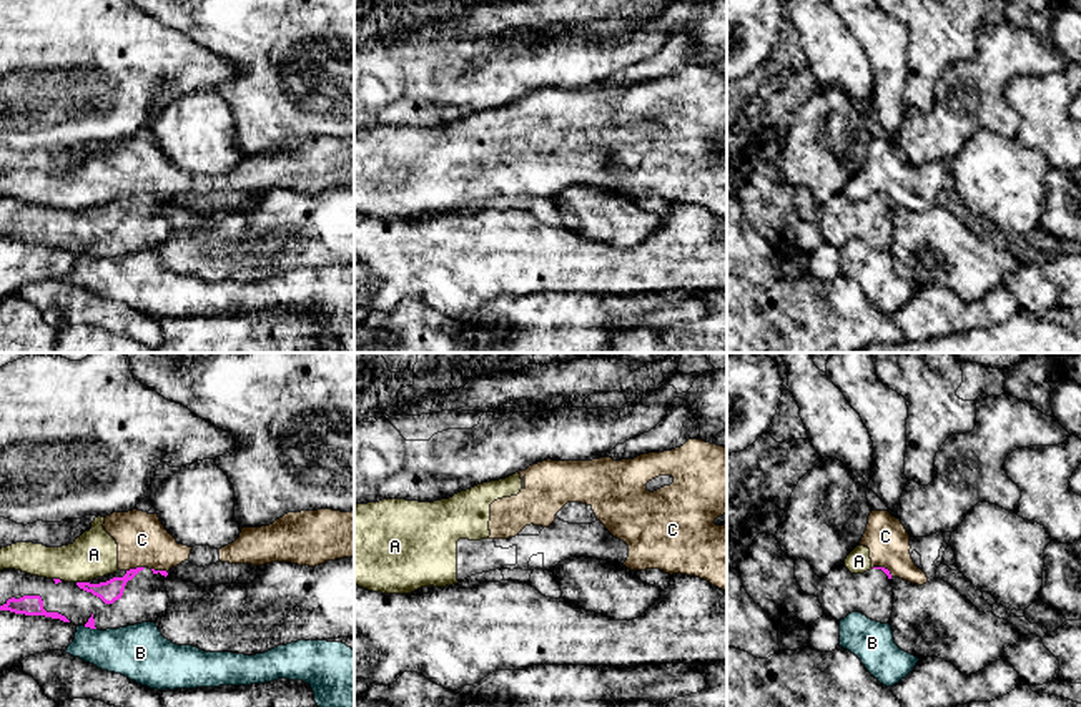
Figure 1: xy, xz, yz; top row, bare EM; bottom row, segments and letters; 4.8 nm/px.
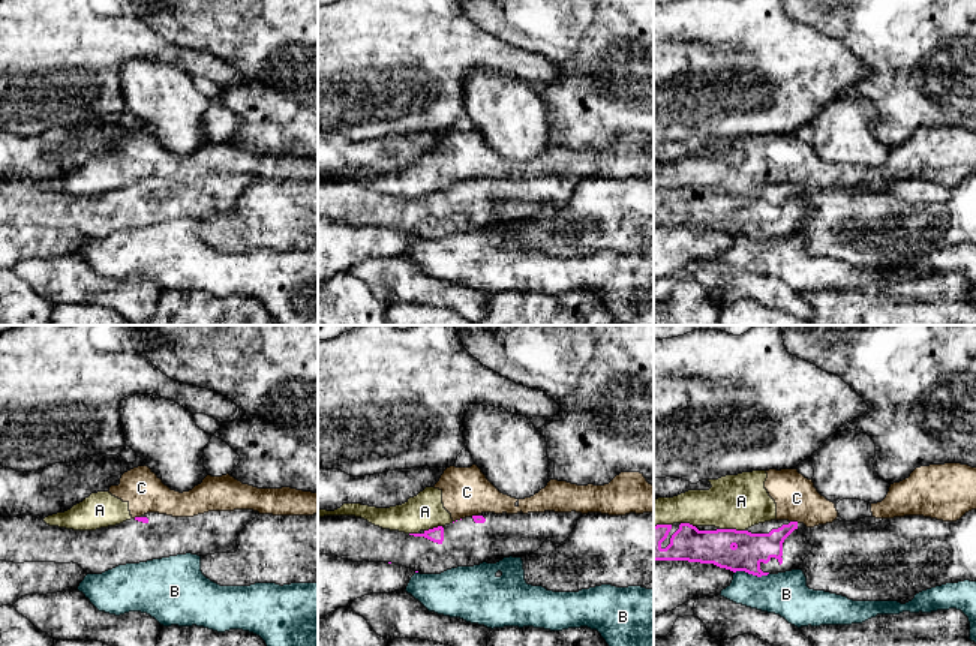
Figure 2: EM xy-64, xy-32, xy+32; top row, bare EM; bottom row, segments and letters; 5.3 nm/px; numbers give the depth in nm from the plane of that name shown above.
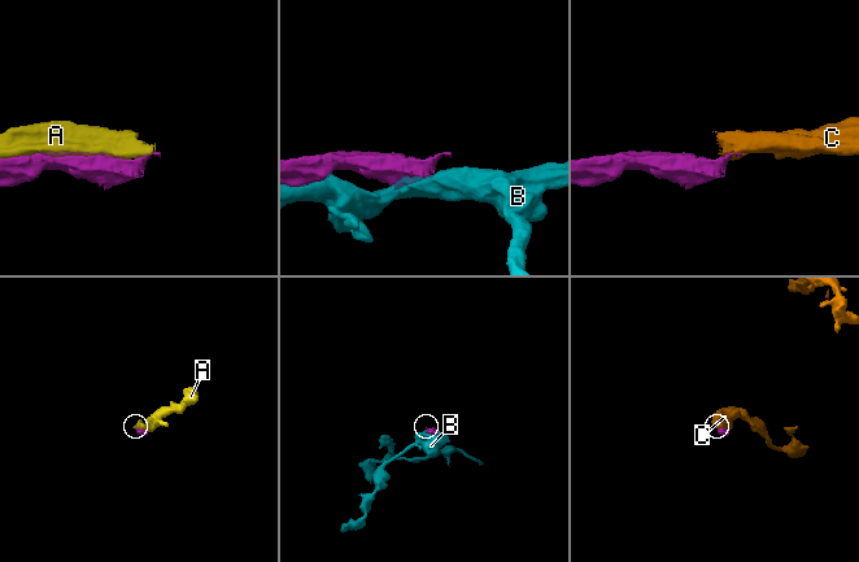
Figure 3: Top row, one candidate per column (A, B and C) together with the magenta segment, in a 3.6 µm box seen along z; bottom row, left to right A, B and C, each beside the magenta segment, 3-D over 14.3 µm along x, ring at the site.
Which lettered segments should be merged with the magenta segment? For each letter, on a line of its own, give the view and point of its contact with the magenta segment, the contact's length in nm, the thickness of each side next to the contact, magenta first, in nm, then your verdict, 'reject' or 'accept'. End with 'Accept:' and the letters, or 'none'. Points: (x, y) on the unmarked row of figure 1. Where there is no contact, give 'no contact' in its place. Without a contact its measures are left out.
A: contact xy (82, 210); length 60 nm; calibres 110 and 220 nm; reject
B: contact xy (90, 255); length 70 nm; calibres 40 and 260 nm; reject
C: contact xy (137, 195); length 90 nm; calibres 110 and 240 nm; reject
Accept: none

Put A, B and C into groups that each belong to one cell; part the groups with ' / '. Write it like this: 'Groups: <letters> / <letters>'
Groups: A C / B

